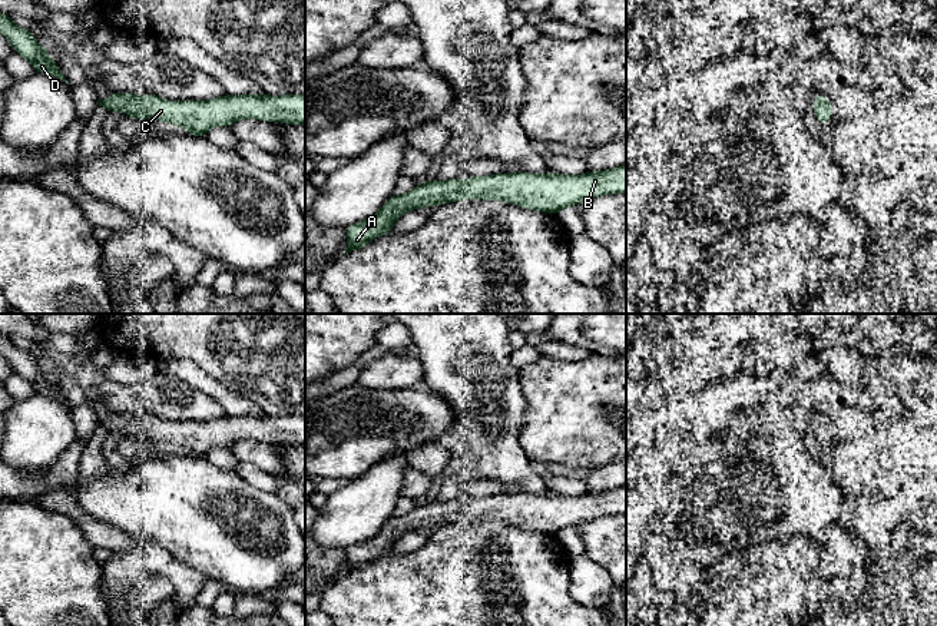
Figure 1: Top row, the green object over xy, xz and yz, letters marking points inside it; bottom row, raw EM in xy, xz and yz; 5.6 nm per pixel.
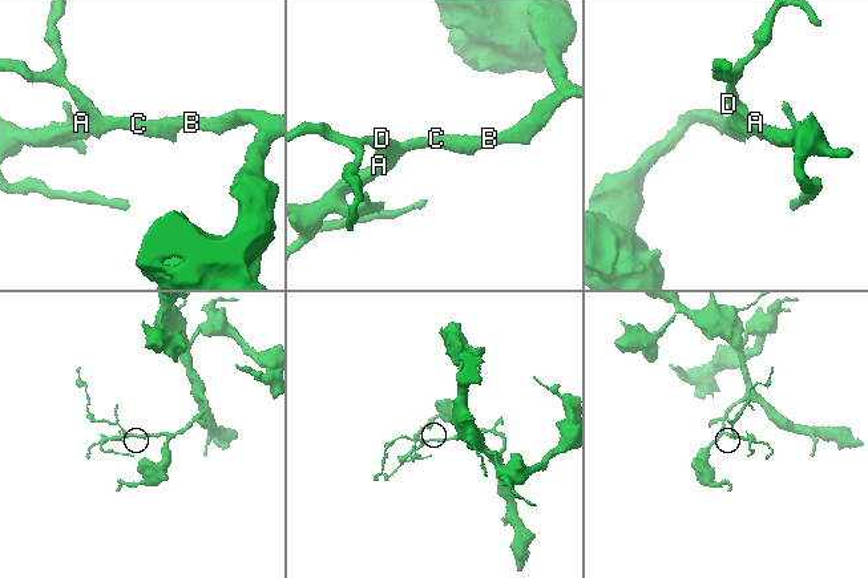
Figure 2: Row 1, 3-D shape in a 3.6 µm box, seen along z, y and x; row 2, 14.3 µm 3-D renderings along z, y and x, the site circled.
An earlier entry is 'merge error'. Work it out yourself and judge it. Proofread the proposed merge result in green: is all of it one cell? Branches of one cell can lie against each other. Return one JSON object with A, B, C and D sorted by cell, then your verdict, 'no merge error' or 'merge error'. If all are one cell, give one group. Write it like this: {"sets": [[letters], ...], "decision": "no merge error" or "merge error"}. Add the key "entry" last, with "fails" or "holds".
{"sets": [["A", "B", "C", "D"]], "decision": "no merge error", "entry": "fails"}

